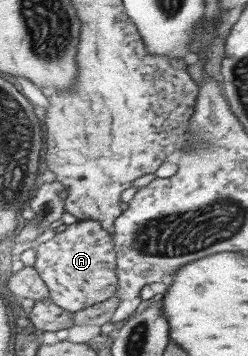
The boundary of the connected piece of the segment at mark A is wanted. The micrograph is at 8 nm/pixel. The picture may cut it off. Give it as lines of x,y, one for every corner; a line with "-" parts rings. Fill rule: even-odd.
77,221
51,240
36,245
37,262
34,266
46,282
50,299
69,312
85,310
115,296
119,290
117,254
113,237
101,222

